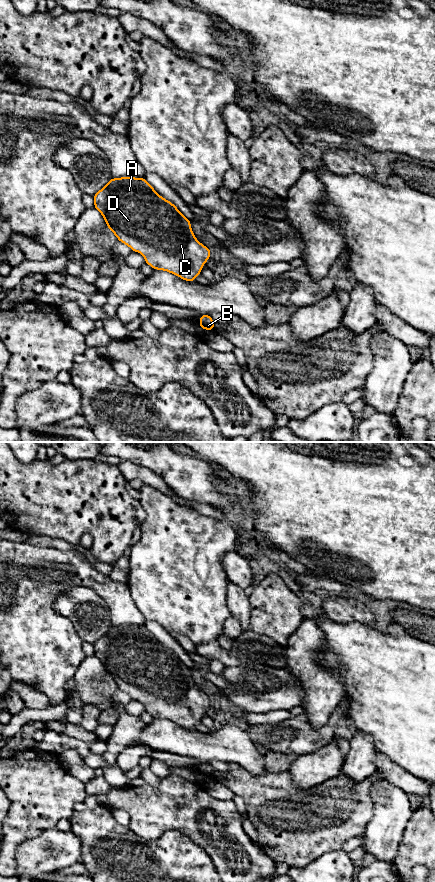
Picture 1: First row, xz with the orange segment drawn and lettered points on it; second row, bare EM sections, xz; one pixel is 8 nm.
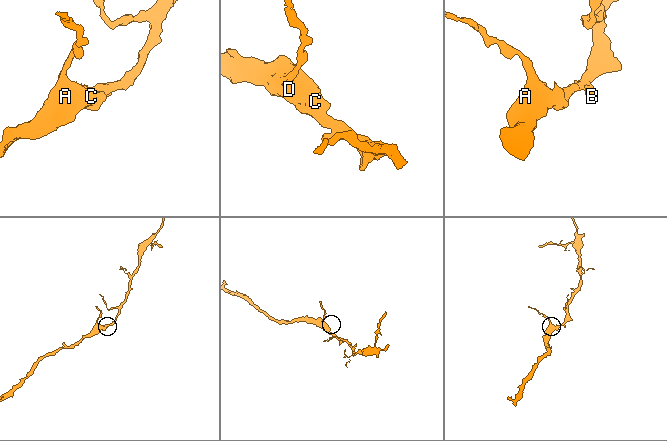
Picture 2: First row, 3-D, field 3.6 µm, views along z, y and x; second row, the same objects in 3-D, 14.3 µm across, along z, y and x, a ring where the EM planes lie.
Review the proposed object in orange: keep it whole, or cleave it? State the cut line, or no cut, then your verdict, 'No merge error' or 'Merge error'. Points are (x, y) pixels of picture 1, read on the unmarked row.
No split. No merge error

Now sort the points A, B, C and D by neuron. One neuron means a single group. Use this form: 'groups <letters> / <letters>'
groups A B C D

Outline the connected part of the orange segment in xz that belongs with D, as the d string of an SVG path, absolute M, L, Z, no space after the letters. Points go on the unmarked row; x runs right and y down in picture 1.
M144 625L111 626L94 645L94 656L103 664L118 689L140 701L154 718L167 719L194 730L209 708L212 698L195 685L191 669L167 647L159 643Z

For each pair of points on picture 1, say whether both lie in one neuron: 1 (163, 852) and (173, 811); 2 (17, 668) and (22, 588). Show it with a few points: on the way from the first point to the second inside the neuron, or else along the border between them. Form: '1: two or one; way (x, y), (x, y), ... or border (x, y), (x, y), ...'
1: two; border (190, 838), (166, 829), (148, 840)
2: one; way (20, 648), (20, 608)

